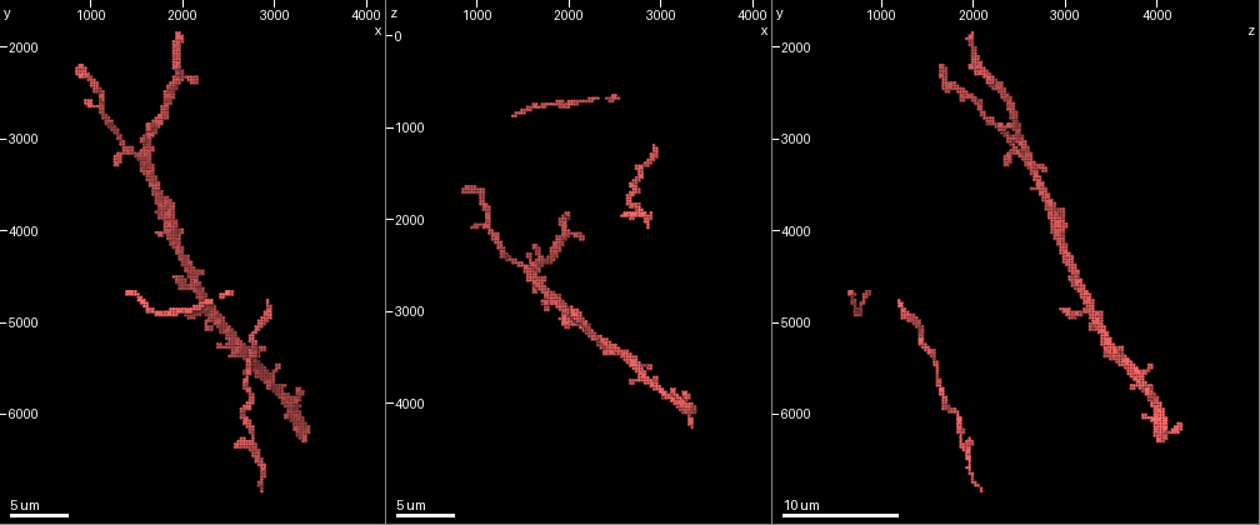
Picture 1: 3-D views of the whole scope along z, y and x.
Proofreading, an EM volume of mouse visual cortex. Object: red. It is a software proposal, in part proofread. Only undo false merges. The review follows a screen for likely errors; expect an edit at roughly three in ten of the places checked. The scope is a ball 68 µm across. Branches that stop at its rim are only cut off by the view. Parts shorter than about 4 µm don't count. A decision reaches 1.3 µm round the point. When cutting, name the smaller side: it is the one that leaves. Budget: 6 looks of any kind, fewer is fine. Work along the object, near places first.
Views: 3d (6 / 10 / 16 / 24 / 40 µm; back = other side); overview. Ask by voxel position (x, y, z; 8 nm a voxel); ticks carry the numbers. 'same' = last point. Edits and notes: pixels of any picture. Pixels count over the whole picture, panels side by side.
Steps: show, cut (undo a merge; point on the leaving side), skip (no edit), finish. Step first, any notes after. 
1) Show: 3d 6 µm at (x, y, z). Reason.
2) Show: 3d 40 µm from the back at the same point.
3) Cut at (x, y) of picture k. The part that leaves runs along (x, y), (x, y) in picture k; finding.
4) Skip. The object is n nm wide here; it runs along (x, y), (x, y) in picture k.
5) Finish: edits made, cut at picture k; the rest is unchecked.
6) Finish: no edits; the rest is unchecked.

Show: 3d 6 µm at (1350, 3100, 2450). Branch point.

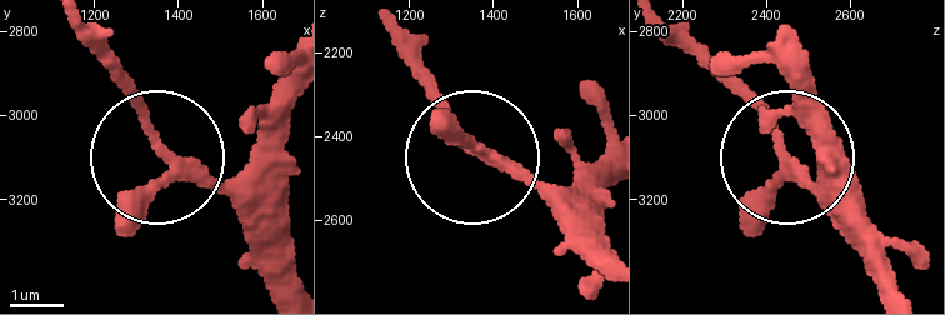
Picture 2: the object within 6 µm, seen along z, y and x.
Skip. It runs along (598, 248), (531, 180), (481, 158), (414, 78) in picture 2; all the same cell.

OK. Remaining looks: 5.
Show: 3d 10 µm at (2250, 4900, 3300). Three-way junction.

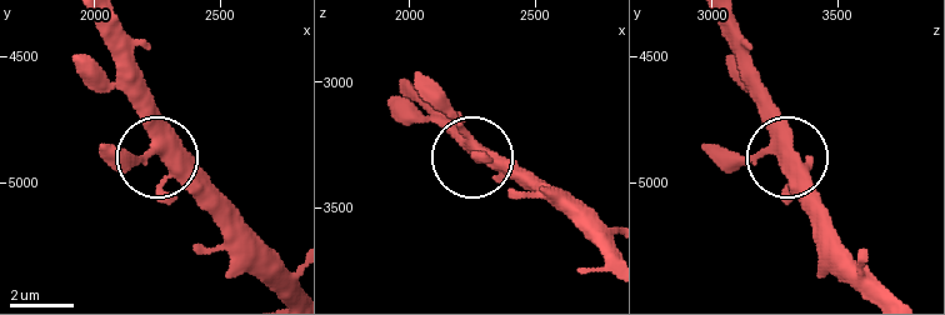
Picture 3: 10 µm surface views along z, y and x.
Skip. The object is 390 nm wide here; it runs along (719, 25), (791, 179), (818, 208) in picture 3; continuous, no second cell.

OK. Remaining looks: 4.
Show: 3d 16 µm at (1900, 3850, 2950).

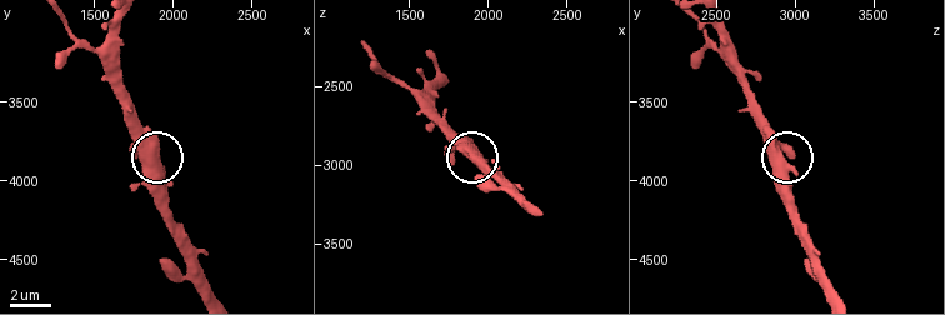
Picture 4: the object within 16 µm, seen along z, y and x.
Skip. The side arm is 38 µm long; all the same cell.

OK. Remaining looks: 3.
Finish: no edits; the rest is unchecked.

